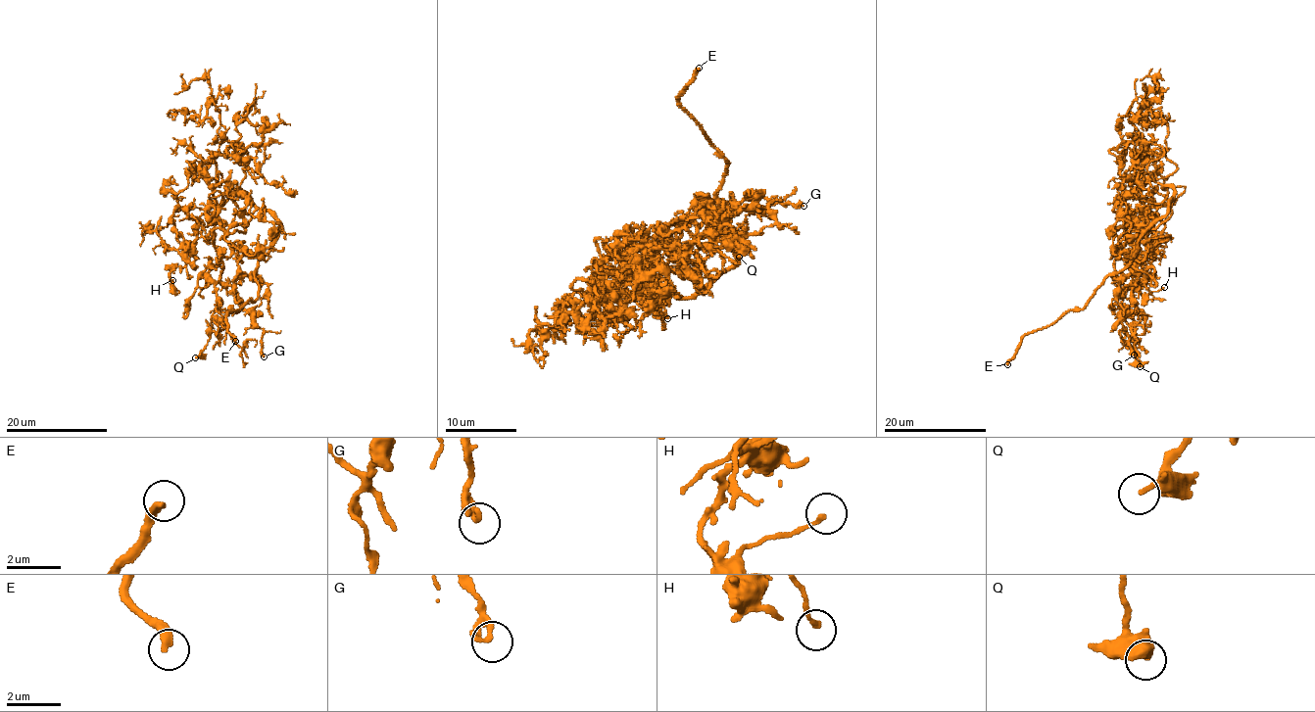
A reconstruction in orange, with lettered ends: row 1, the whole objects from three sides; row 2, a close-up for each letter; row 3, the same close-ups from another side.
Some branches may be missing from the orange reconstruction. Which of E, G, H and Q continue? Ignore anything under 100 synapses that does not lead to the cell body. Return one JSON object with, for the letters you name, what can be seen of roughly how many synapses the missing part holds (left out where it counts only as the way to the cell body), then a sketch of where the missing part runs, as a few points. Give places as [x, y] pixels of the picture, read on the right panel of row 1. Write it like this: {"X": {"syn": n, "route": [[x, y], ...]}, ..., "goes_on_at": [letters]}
{"goes_on_at": ["E"]}

